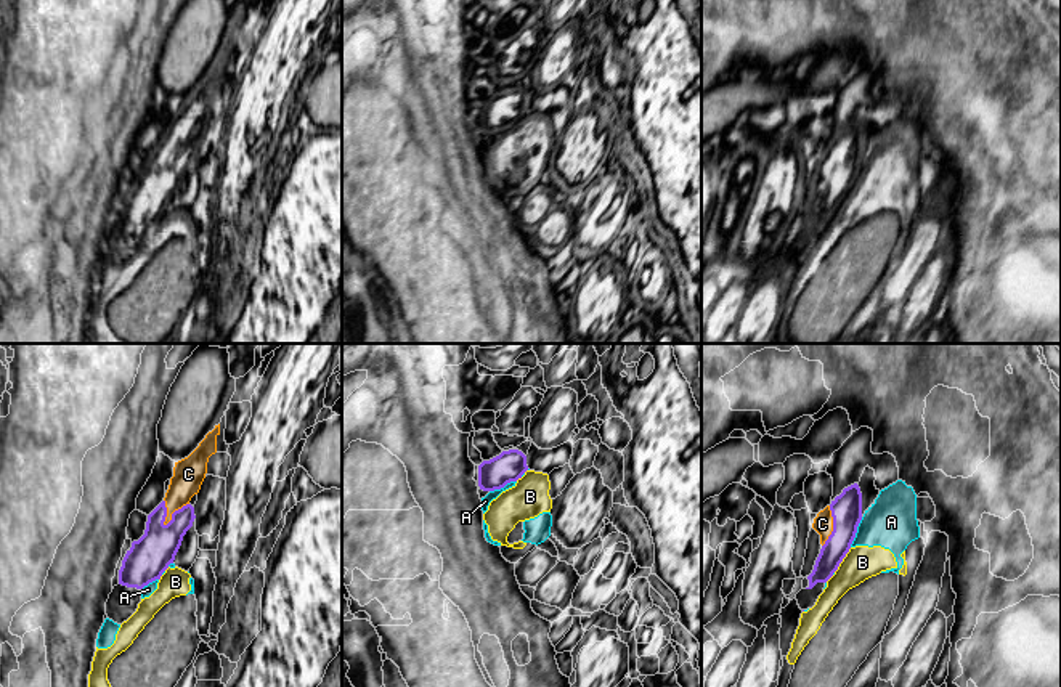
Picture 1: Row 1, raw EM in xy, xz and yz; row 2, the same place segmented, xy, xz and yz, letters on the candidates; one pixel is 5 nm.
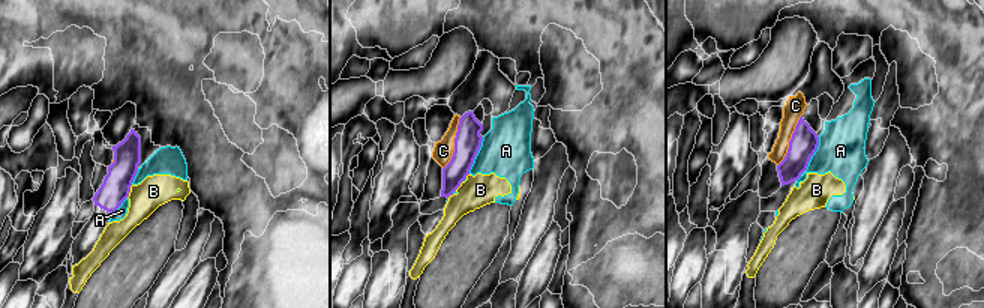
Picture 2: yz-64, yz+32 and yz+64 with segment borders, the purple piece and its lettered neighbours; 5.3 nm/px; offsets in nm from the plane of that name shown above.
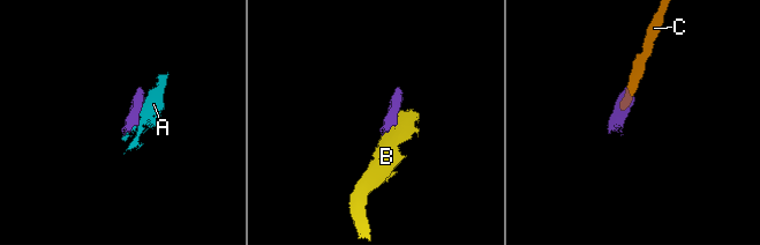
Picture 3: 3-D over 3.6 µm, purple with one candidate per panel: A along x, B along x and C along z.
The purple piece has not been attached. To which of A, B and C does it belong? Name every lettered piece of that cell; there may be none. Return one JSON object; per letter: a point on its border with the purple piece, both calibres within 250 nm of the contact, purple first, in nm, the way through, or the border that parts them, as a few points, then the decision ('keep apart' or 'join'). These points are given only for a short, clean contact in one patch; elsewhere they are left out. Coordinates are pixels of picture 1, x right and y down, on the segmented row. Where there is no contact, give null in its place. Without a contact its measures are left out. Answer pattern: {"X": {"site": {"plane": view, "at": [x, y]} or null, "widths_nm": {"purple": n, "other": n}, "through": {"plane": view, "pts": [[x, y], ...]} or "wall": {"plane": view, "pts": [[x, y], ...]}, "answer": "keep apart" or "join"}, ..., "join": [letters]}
{"A": {"site": {"plane": "yz", "at": [856, 532]}, "widths_nm": {"purple": 160, "other": 260}, "answer": "keep apart"}, "B": {"site": {"plane": "yz", "at": [841, 560]}, "widths_nm": {"purple": 160, "other": 170}, "wall": {"plane": "yz", "pts": [[851, 548], [833, 572]]}, "answer": "keep apart"}, "C": {"site": {"plane": "xy", "at": [174, 512]}, "widths_nm": {"purple": 200, "other": 160}, "through": {"plane": "xy", "pts": [[150, 556], [158, 548], [174, 512], [177, 496], [188, 474]]}, "answer": "join"}, "join": ["C"]}

